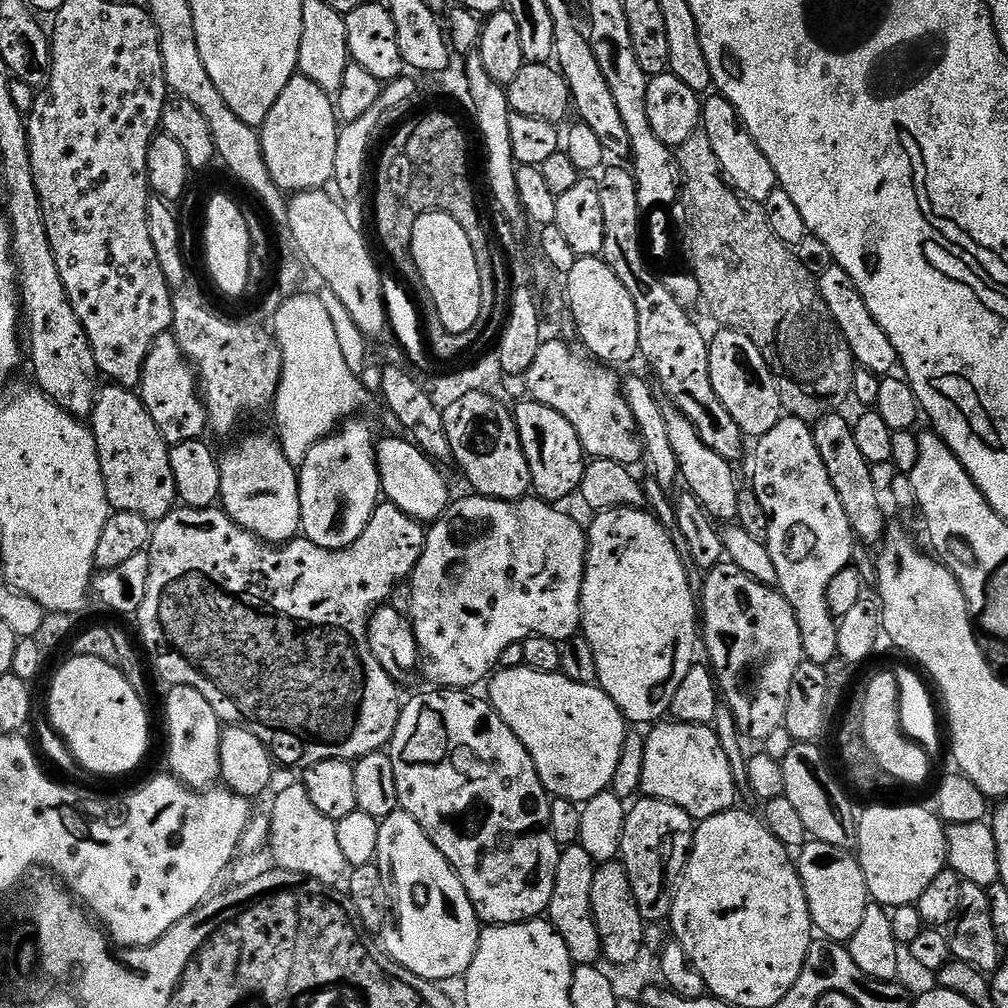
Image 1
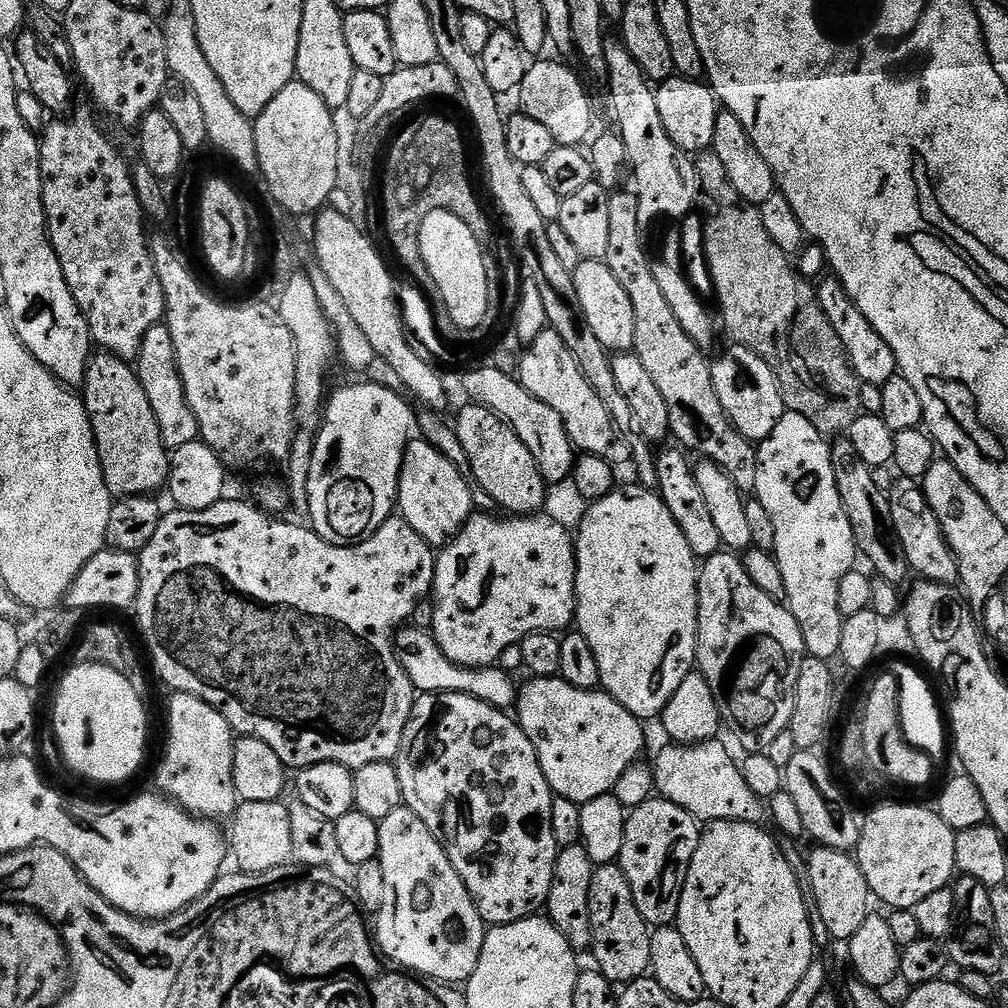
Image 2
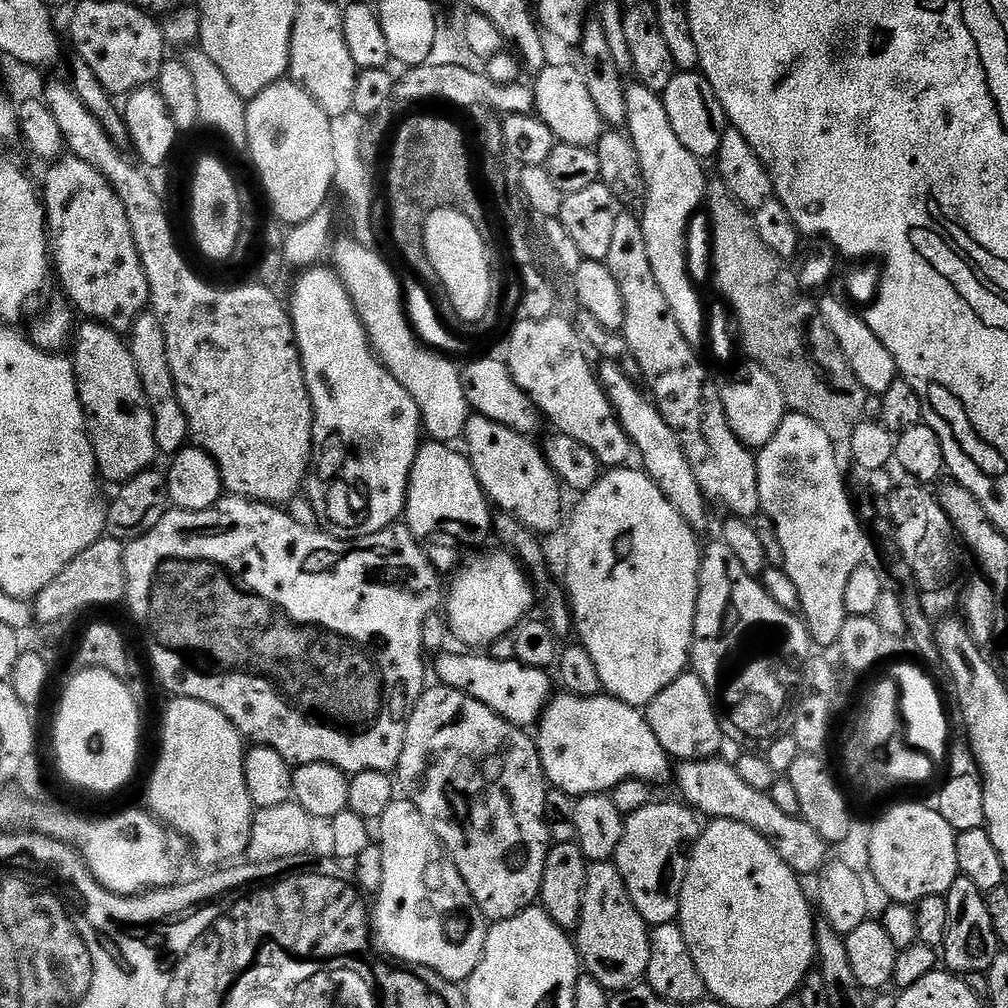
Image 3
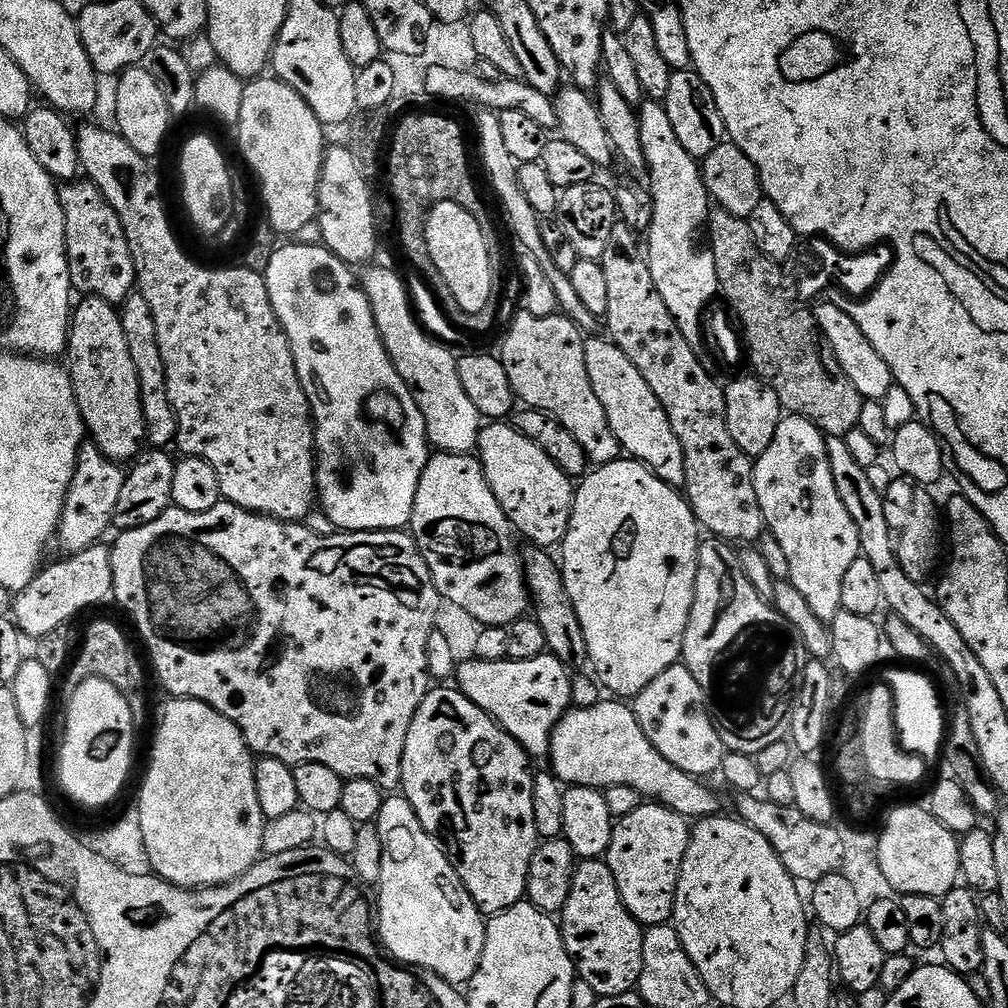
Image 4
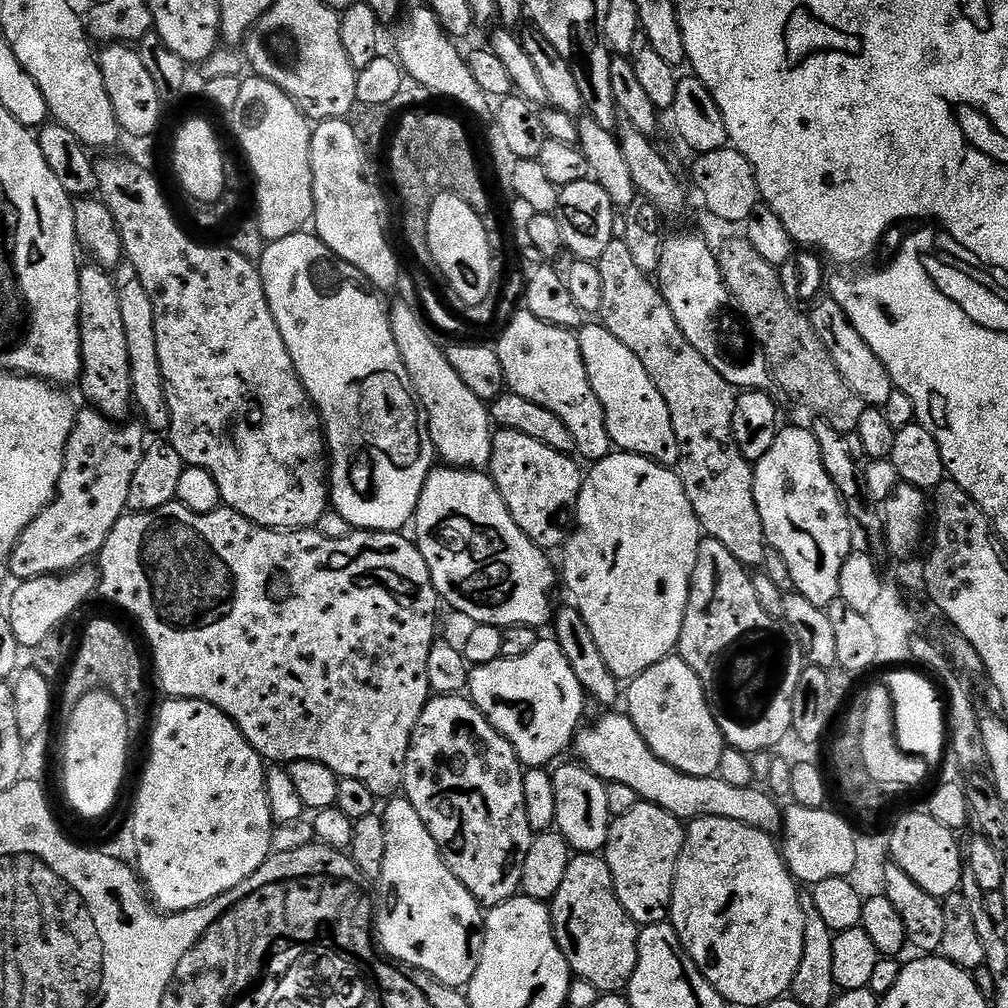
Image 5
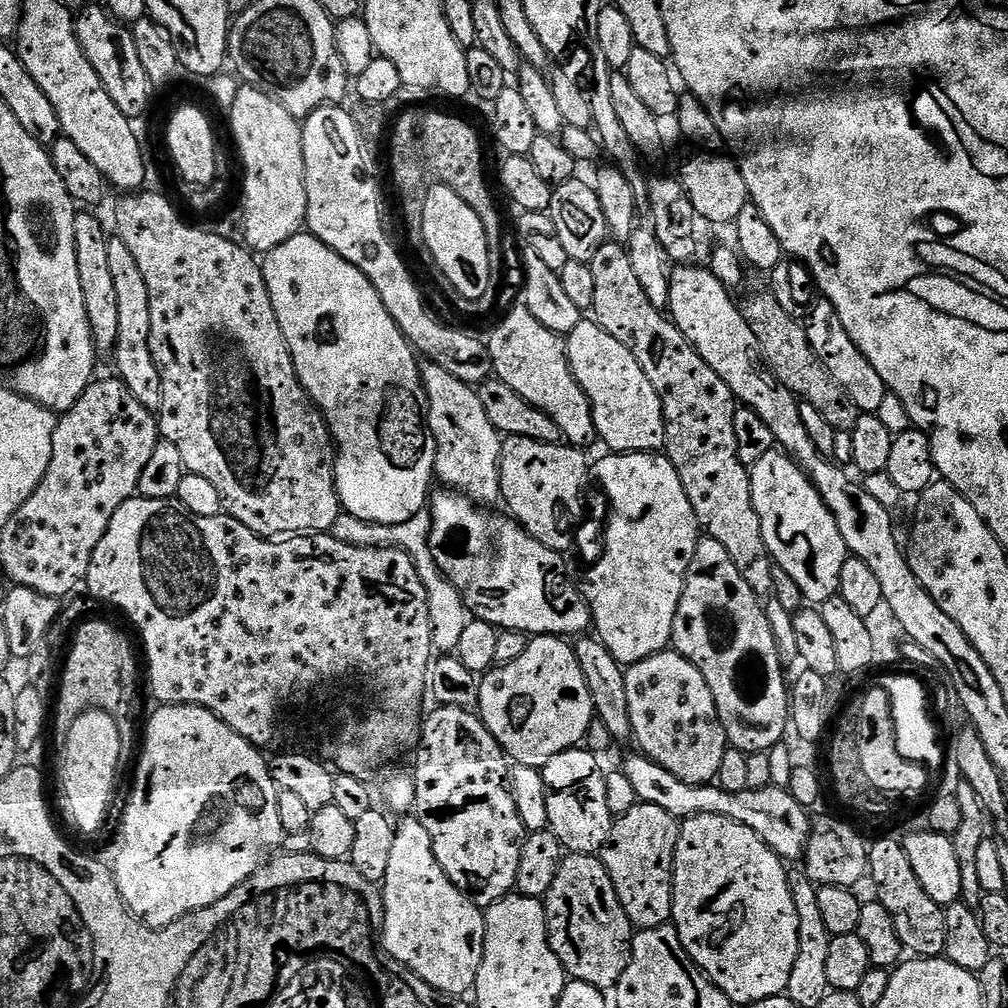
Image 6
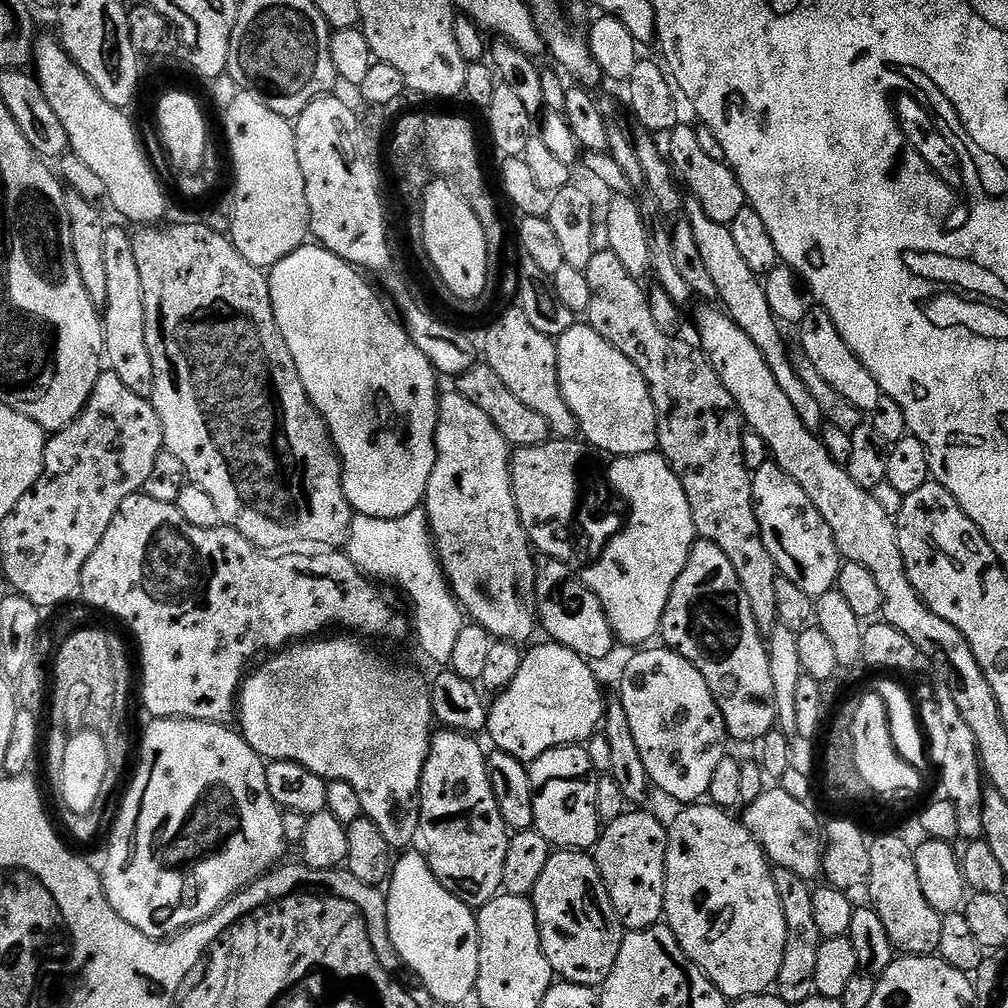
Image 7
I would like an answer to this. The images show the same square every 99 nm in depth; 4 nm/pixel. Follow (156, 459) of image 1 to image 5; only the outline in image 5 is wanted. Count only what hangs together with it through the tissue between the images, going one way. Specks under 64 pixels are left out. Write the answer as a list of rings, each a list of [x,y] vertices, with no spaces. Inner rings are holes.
[[[85,263],[80,269],[80,361],[78,388],[86,401],[108,419],[122,420],[132,408],[129,351],[119,309],[115,279],[105,269]]]

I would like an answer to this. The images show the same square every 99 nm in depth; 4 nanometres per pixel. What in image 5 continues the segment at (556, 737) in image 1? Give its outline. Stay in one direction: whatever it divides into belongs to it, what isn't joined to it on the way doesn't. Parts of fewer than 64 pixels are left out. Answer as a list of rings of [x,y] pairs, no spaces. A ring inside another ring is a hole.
[[[626,714],[620,716],[601,715],[591,726],[585,727],[574,741],[575,759],[608,784],[630,786],[643,803],[653,804],[677,816],[681,822],[700,820],[704,816],[730,818],[751,828],[769,834],[776,834],[782,828],[782,808],[767,791],[759,792],[756,786],[739,788],[730,786],[717,774],[715,776],[691,776],[680,772],[674,766],[664,764],[646,746],[642,734]],[[585,731],[585,732],[584,732]]]

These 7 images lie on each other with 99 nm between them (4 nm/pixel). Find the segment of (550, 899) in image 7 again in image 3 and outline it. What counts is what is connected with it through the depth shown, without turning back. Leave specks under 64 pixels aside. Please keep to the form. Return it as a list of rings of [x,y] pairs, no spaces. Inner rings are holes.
[[[598,860],[589,863],[586,870],[586,882],[582,890],[582,910],[580,921],[574,929],[576,953],[580,955],[583,971],[593,976],[609,993],[615,994],[624,988],[639,985],[648,975],[650,966],[650,925],[638,914],[630,894],[626,890],[626,882],[616,869],[615,863]]]

